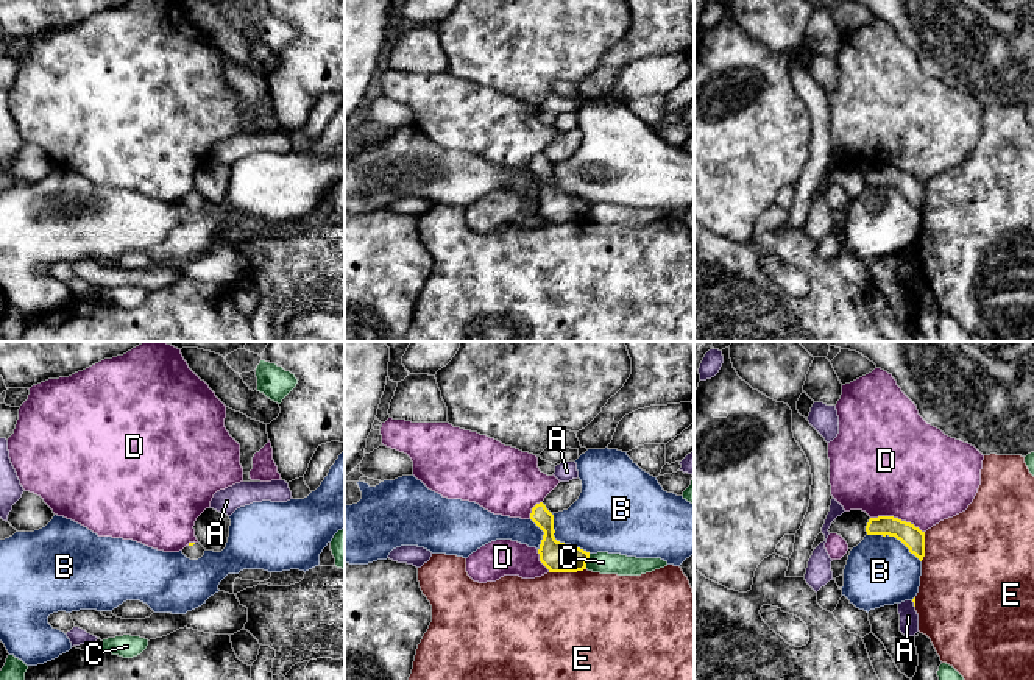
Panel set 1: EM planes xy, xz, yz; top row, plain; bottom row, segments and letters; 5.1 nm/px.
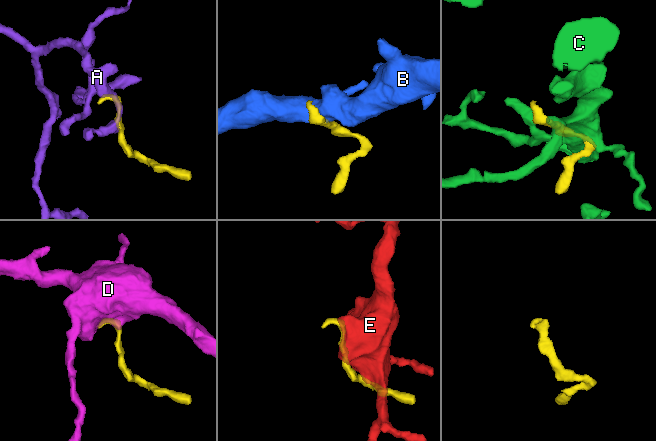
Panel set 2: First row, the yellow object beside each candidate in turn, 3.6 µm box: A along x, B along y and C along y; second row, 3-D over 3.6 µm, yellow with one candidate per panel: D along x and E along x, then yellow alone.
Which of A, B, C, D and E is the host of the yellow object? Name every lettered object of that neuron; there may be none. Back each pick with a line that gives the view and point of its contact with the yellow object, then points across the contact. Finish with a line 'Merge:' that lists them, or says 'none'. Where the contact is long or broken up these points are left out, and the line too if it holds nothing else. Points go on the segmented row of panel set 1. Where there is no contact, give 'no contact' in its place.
Merge: none

